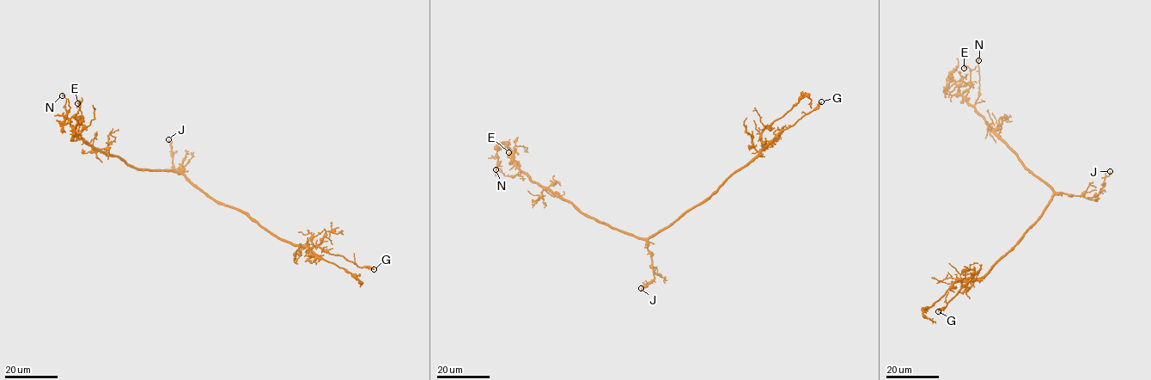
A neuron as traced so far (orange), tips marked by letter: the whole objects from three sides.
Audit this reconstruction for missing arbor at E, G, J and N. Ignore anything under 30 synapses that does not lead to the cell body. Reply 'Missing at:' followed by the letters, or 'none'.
Missing at: G

